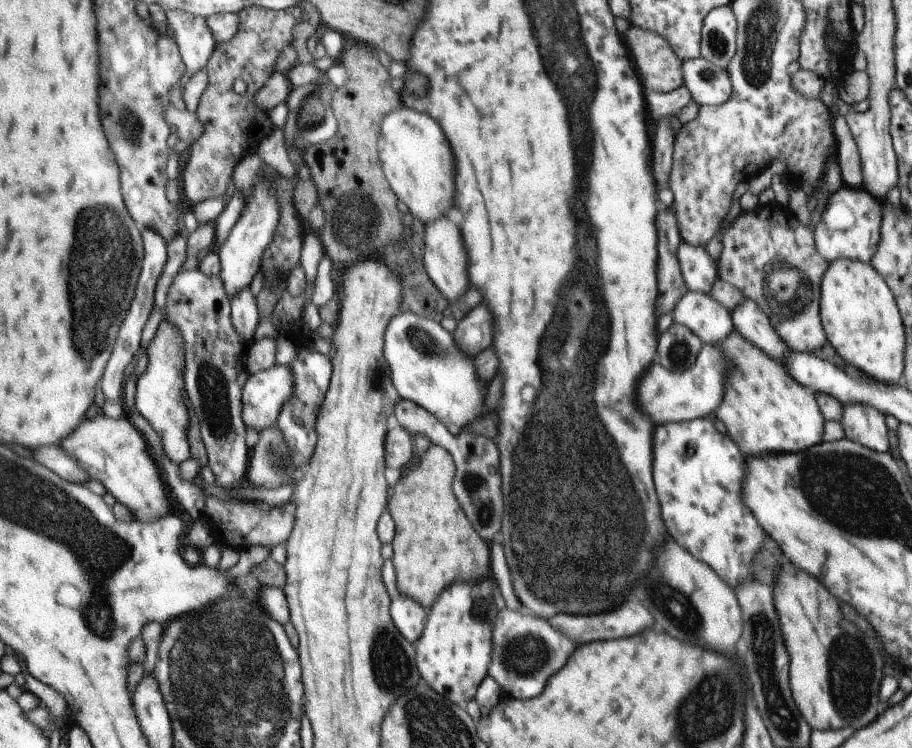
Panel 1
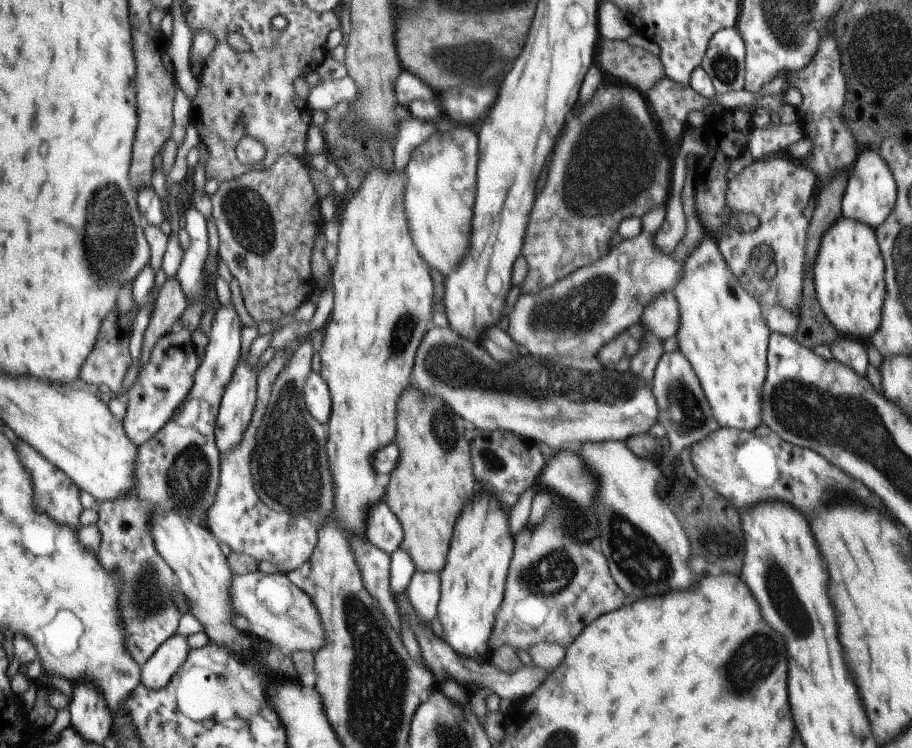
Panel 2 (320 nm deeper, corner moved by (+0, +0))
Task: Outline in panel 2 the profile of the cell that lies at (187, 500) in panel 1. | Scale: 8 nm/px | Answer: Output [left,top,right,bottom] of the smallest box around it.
[79,284,136,399]

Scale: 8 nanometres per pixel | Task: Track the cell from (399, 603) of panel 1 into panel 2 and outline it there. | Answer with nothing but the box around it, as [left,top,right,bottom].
[405,571,440,624]

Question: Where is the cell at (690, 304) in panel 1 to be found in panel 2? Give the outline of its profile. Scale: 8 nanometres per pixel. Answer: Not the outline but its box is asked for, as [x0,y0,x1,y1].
[640,291,679,341]

